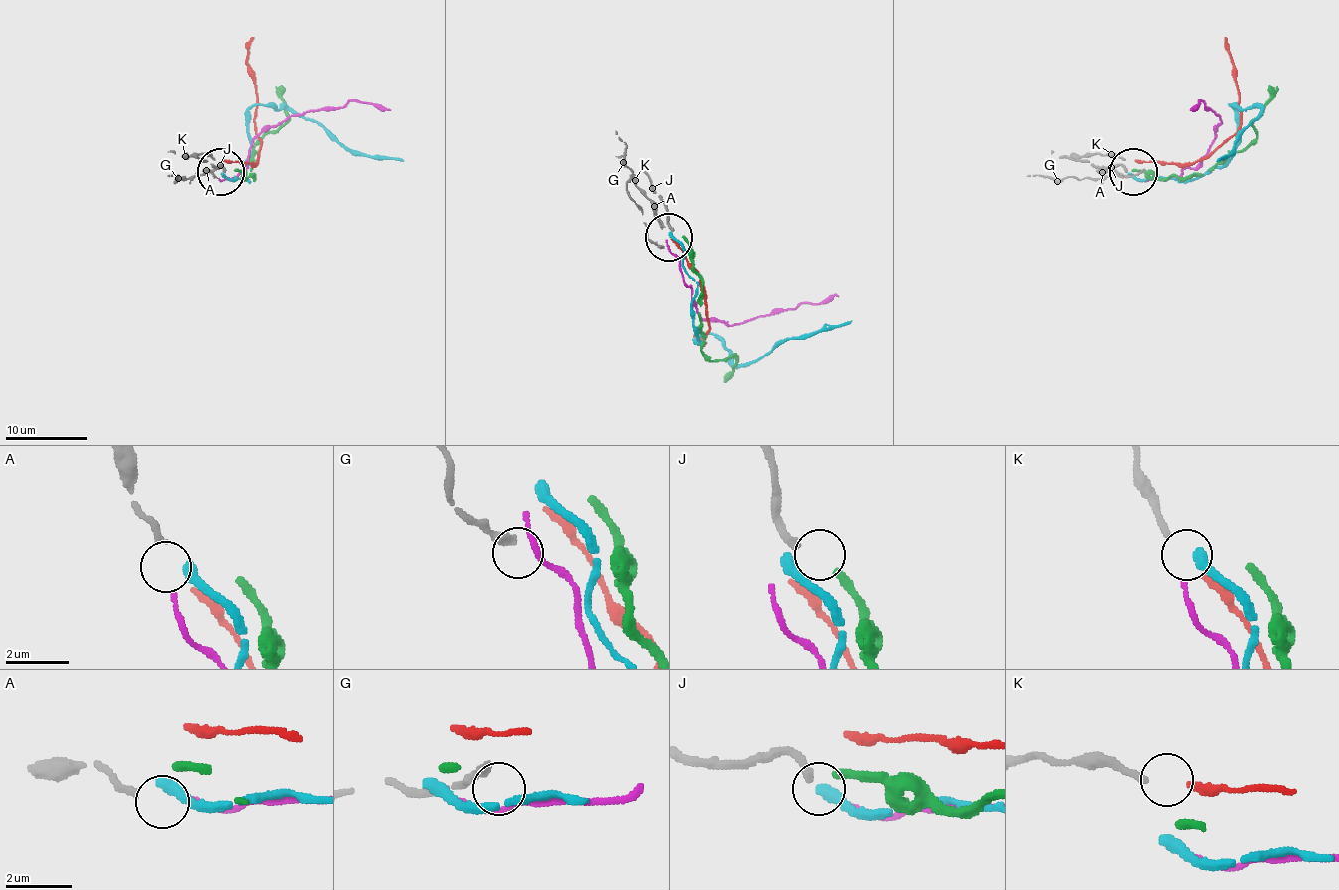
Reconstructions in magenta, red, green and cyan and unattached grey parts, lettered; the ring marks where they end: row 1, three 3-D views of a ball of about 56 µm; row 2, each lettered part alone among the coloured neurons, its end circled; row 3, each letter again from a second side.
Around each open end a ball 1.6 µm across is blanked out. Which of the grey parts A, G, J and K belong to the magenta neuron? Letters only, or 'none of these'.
A

